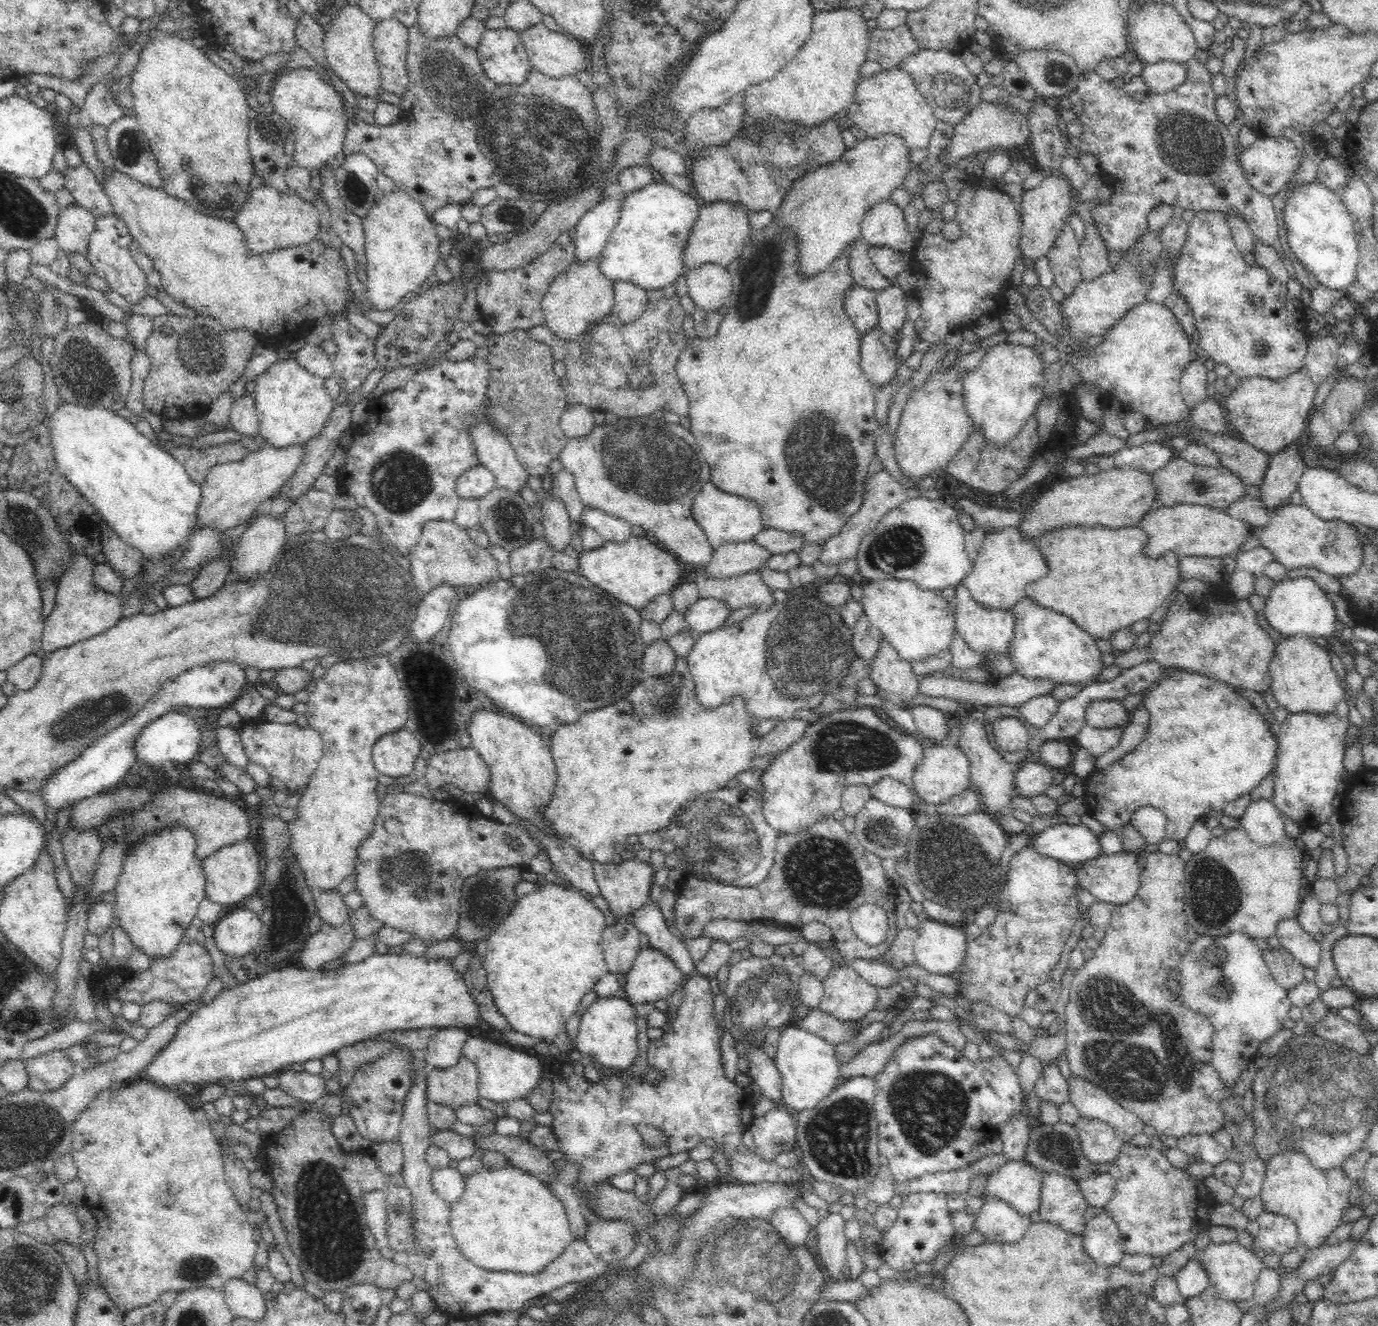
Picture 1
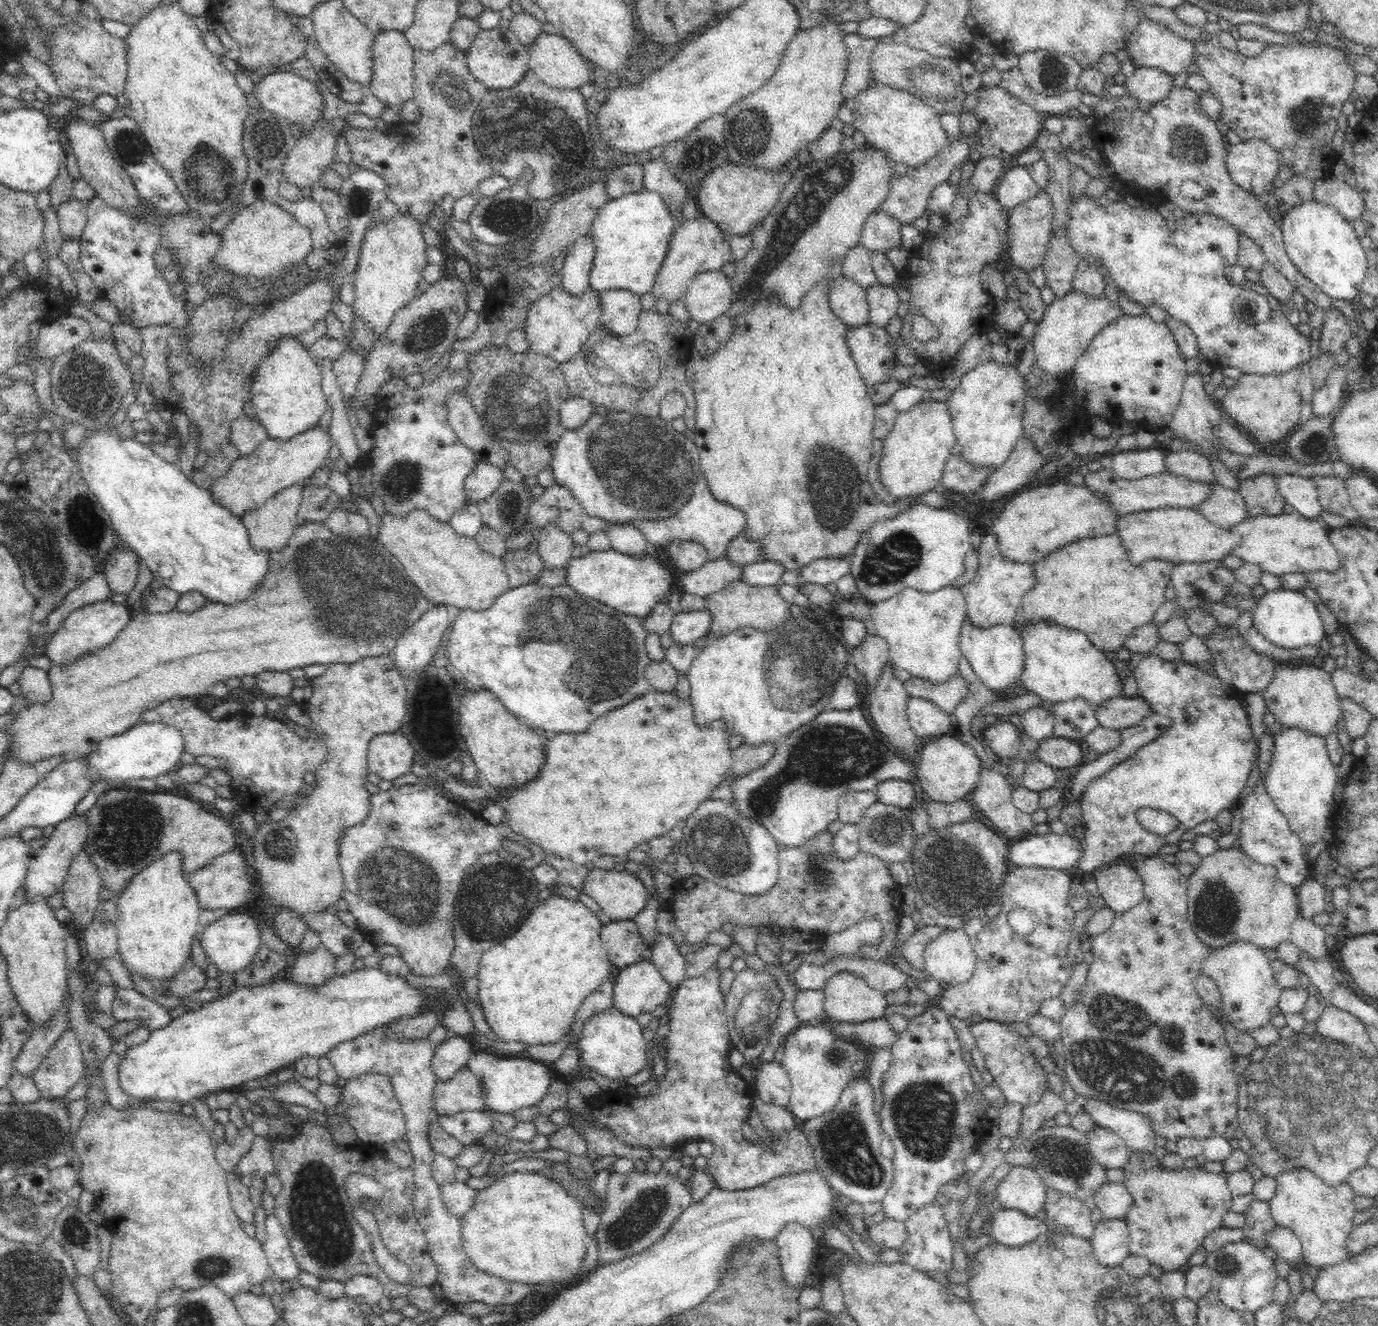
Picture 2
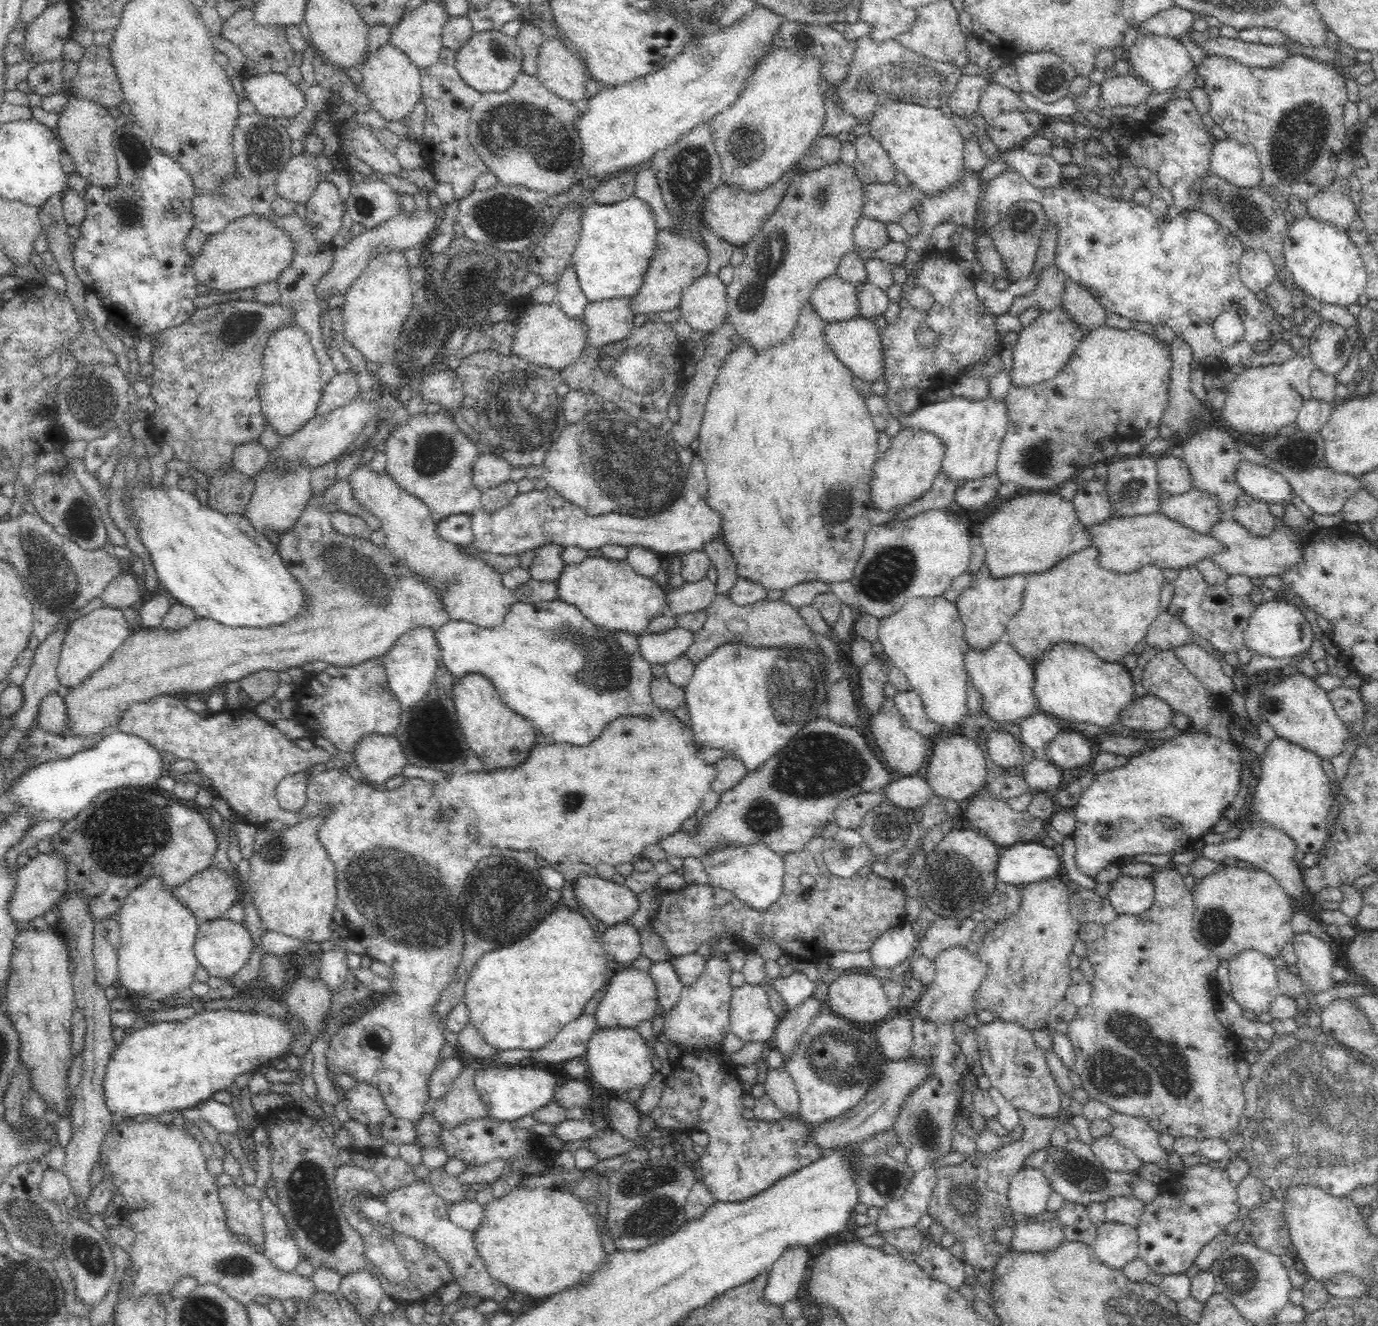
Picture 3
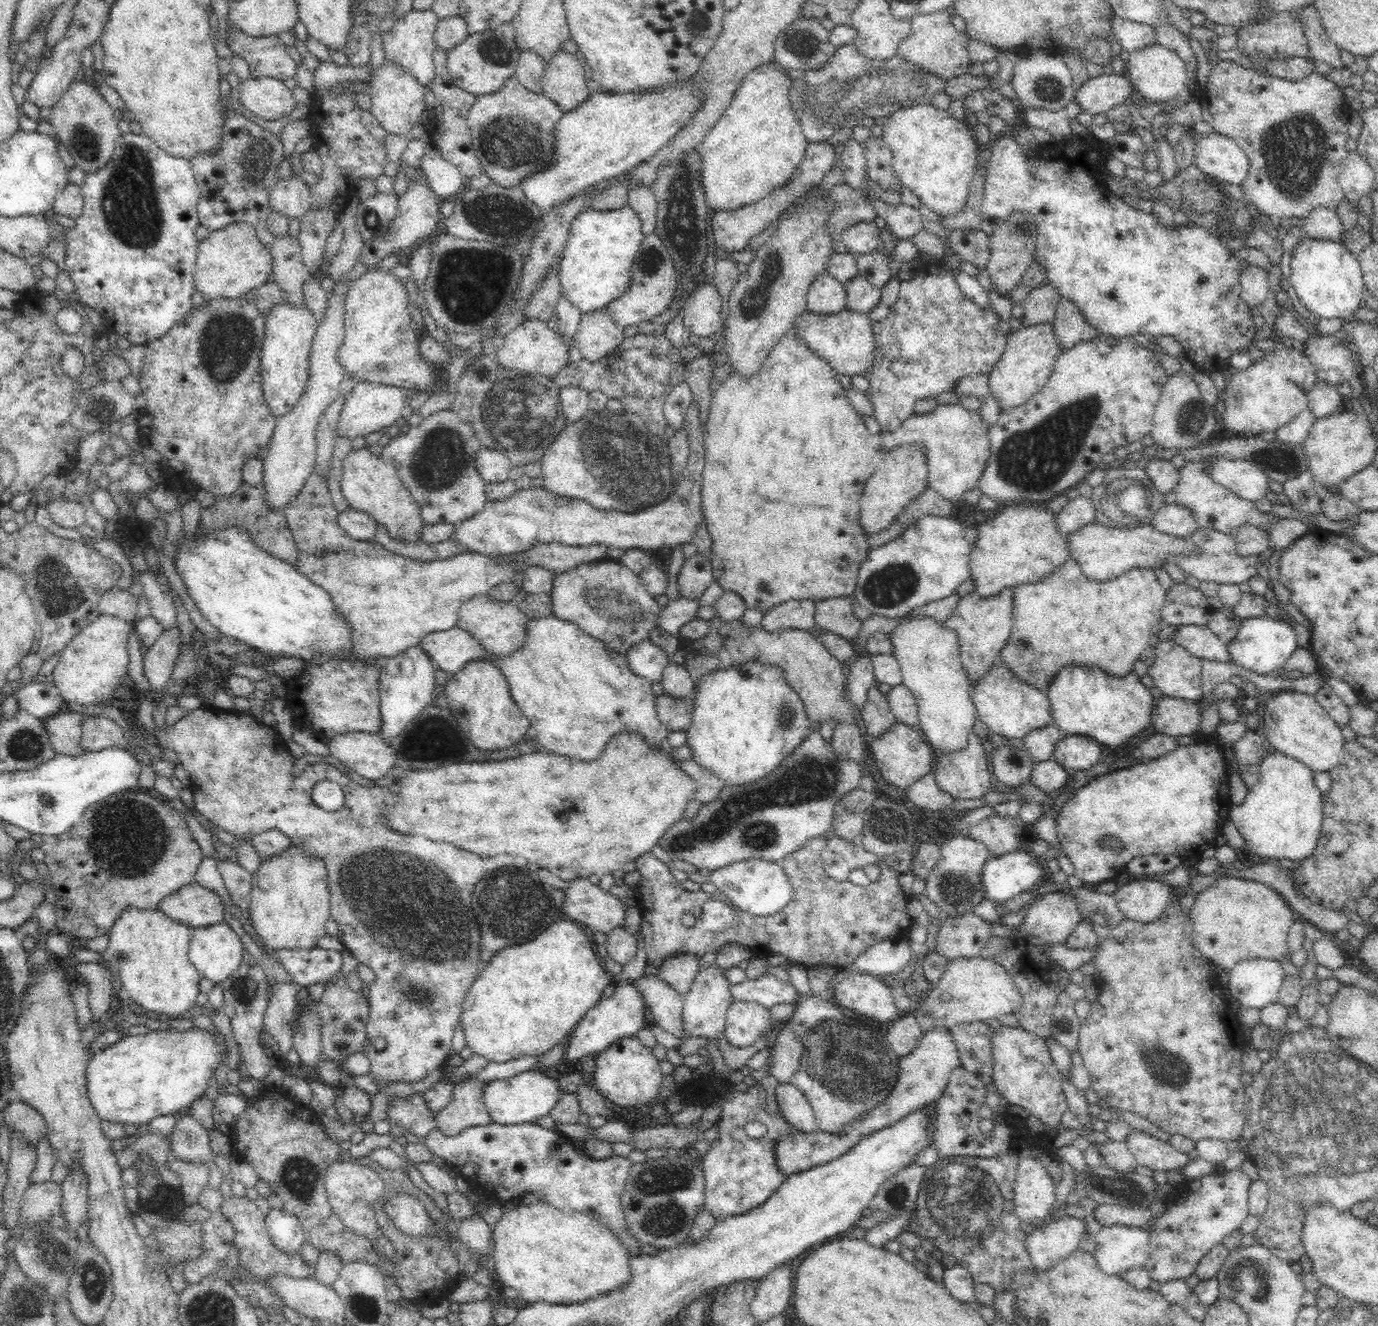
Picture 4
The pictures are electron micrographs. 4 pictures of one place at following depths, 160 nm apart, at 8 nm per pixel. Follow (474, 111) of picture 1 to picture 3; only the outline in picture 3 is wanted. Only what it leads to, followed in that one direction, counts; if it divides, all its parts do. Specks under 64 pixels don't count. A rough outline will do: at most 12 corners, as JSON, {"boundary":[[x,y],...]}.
{"boundary":[[442,47],[420,69],[418,142],[435,182],[460,200],[488,171],[469,141],[481,93]]}

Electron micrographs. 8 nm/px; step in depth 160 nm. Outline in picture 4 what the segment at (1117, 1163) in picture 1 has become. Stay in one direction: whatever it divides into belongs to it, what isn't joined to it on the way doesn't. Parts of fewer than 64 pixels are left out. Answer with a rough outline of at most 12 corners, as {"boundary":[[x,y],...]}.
{"boundary":[[1239,1167],[1184,1181],[1148,1225],[1152,1280],[1185,1280],[1249,1216]]}

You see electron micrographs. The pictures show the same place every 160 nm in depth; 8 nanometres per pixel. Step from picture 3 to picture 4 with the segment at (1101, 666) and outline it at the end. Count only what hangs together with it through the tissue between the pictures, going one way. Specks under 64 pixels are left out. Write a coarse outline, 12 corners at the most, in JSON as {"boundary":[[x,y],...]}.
{"boundary":[[1064,666],[1054,723],[1121,752],[1150,731],[1155,699],[1134,670]]}

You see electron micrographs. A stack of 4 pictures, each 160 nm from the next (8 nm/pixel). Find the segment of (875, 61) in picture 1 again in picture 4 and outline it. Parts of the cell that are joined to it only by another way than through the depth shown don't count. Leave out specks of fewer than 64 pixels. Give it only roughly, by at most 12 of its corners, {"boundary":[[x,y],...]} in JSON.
{"boundary":[[797,19],[775,40],[773,60],[799,74],[838,50],[830,30]]}

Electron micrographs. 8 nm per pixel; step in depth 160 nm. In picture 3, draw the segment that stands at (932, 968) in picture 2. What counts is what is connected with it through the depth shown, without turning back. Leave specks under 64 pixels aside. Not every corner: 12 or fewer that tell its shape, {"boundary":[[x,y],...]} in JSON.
{"boundary":[[964,947],[940,952],[912,1014],[963,1021],[988,966]]}

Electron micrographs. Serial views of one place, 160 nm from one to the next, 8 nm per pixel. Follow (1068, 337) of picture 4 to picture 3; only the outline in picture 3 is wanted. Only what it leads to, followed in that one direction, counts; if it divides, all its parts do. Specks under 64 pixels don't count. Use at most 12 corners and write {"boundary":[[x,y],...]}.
{"boundary":[[1070,279],[1061,307],[1088,332],[1104,326],[1106,310]]}

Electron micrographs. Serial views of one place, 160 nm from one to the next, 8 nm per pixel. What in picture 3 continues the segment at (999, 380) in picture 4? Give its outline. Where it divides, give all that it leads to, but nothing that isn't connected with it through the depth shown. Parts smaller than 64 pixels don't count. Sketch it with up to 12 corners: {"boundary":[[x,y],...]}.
{"boundary":[[1061,306],[1019,332],[1011,384],[1032,386],[1064,368],[1088,330]]}

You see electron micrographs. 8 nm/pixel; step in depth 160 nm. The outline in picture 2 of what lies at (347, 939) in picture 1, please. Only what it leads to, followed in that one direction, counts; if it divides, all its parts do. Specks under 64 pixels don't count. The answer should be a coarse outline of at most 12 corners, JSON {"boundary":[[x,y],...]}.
{"boundary":[[319,947],[298,953],[290,979],[316,988],[335,976],[336,959]]}

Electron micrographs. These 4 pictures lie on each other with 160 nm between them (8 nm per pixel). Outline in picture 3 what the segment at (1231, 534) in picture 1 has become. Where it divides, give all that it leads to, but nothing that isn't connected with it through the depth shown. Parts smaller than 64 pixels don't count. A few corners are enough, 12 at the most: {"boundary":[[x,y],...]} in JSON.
{"boundary":[[1165,514],[1089,526],[1100,567],[1184,569],[1224,550]]}

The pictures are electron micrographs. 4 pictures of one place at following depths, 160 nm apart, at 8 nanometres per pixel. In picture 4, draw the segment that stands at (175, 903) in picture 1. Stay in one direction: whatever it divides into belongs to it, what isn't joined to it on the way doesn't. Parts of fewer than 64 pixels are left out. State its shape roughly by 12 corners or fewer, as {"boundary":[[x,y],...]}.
{"boundary":[[158,908],[122,913],[102,960],[144,1012],[188,1012],[202,978],[193,930]]}

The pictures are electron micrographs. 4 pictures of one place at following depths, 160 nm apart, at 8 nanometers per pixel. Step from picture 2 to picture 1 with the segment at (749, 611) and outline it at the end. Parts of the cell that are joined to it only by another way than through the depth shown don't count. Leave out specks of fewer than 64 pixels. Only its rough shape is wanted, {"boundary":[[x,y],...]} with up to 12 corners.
{"boundary":[[698,571],[700,599],[717,598],[730,610],[770,608],[776,602],[758,571],[714,578]]}

